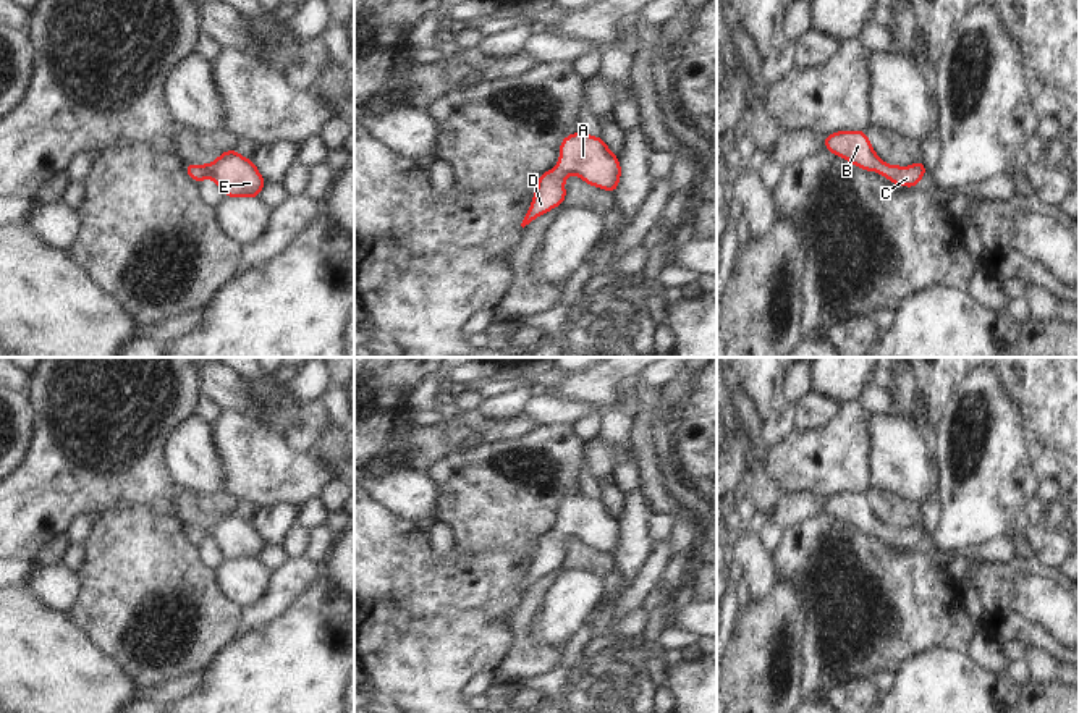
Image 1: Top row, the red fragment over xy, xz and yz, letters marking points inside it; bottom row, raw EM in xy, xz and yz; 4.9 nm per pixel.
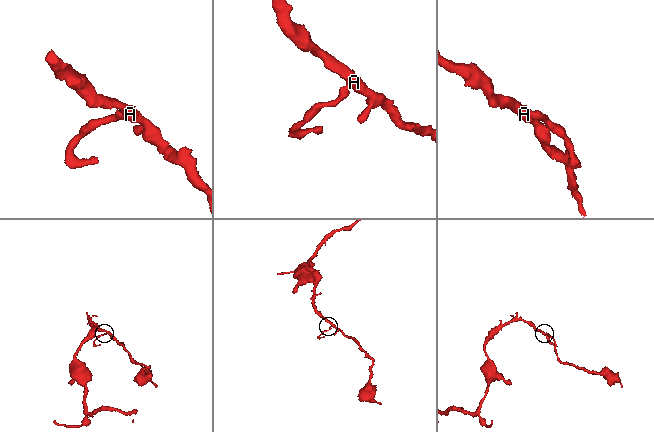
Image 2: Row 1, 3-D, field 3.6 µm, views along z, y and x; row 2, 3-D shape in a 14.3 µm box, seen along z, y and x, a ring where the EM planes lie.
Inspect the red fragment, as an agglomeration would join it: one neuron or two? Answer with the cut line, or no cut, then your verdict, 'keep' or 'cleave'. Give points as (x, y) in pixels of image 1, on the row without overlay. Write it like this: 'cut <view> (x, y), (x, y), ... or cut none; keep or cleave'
cut none; keep

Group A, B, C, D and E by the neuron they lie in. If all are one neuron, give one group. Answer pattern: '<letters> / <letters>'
A B C D E

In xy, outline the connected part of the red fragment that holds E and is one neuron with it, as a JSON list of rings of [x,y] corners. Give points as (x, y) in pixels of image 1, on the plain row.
[[[235,511],[223,514],[212,525],[186,525],[184,530],[196,545],[214,542],[226,559],[259,559],[265,545],[252,521],[241,519]]]

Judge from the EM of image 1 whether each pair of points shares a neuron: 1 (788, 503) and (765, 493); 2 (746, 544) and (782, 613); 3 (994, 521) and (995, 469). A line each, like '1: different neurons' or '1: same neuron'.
1: different neurons
2: different neurons
3: same neuron

